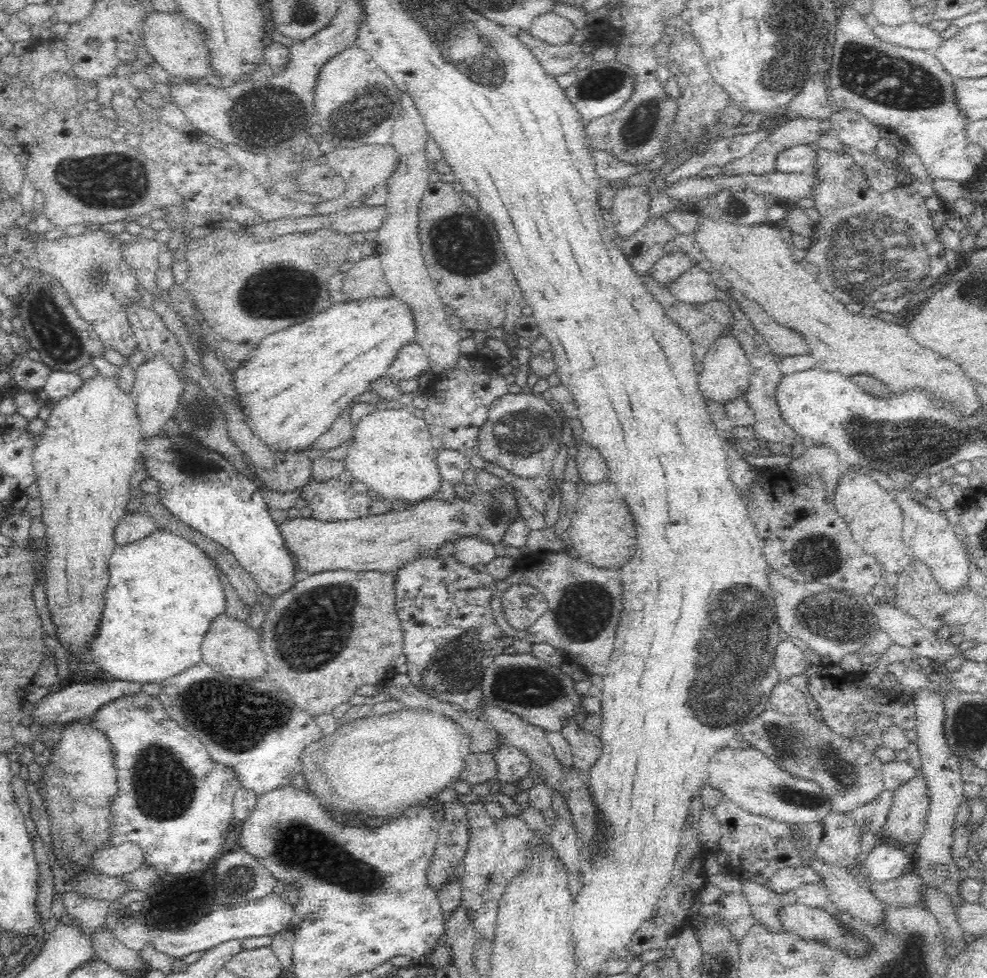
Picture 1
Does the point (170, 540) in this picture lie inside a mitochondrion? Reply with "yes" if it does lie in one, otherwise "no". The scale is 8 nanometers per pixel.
no

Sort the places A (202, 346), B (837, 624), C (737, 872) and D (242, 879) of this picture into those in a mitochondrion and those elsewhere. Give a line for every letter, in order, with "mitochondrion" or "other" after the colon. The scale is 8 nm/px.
A: other
B: mitochondrion
C: other
D: mitochondrion

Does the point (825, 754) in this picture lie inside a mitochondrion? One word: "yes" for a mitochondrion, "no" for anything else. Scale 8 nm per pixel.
yes

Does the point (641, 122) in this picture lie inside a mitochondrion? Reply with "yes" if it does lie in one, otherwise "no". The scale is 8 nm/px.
yes

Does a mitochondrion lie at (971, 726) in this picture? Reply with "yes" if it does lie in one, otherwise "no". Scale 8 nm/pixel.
yes

